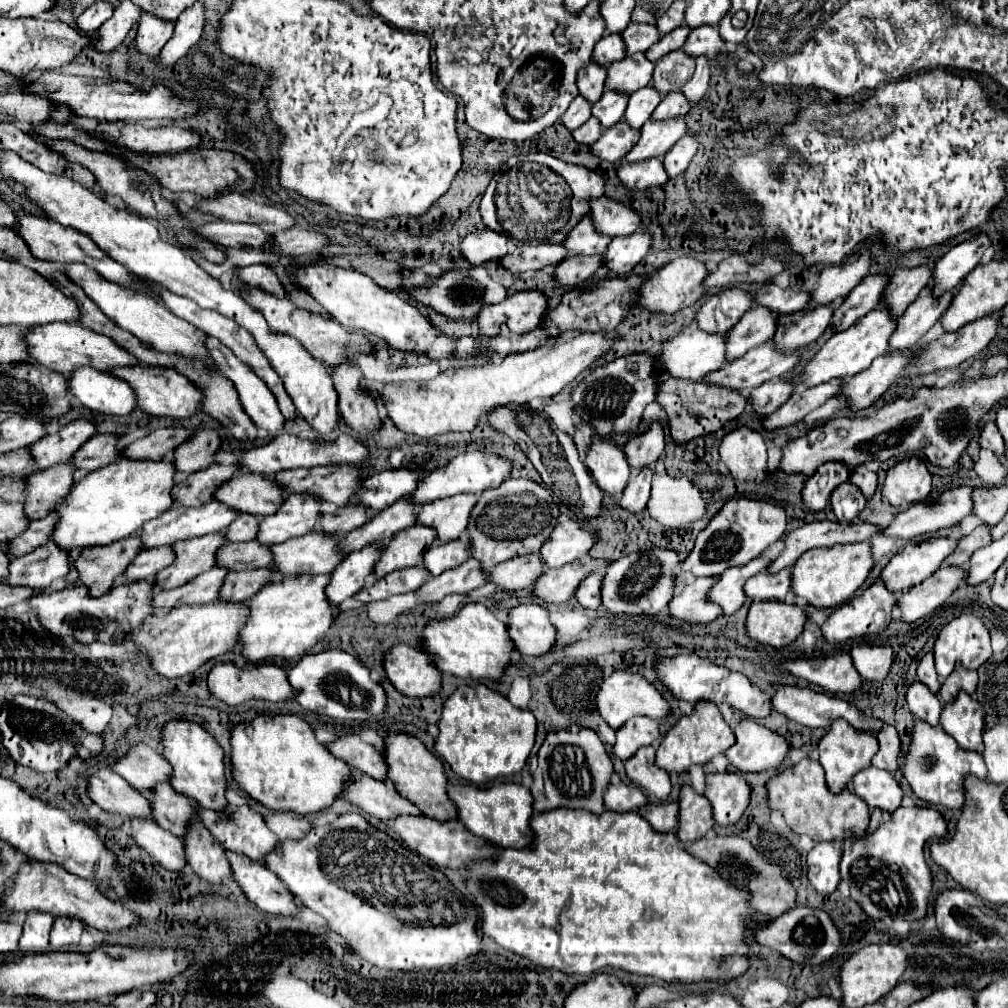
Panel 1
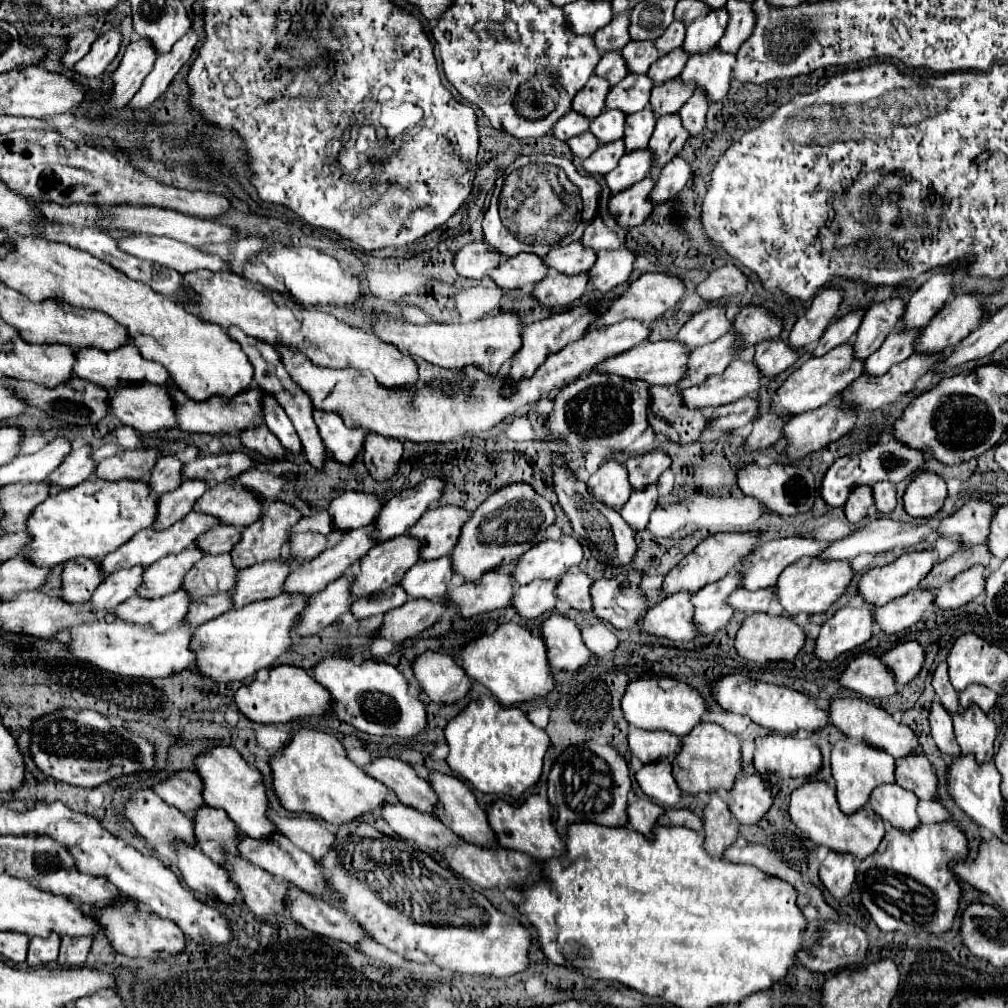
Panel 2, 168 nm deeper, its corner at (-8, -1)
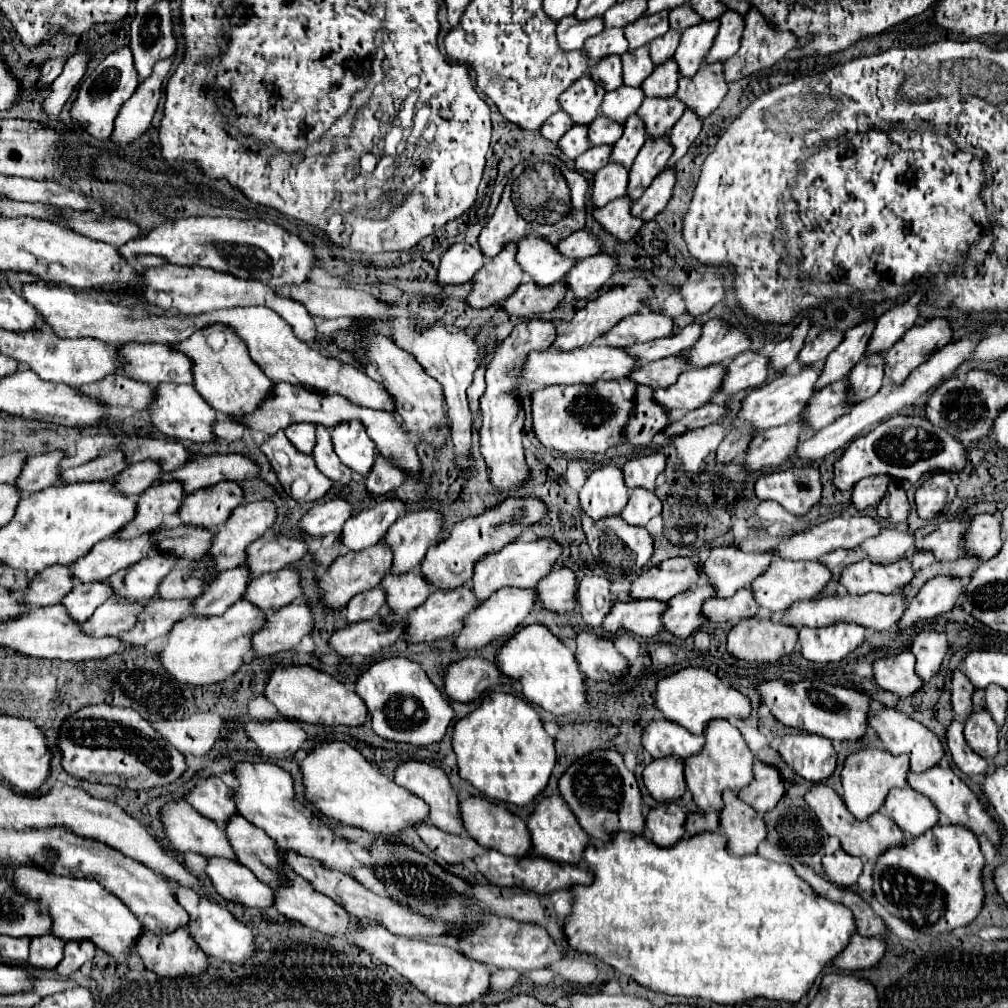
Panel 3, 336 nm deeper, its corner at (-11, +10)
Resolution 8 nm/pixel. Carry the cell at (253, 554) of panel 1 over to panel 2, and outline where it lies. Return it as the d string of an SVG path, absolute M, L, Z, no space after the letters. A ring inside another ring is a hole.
M206 555L200 559L184 577L184 589L192 593L192 597L216 595L220 591L232 589L236 585L240 569L232 569L232 555Z

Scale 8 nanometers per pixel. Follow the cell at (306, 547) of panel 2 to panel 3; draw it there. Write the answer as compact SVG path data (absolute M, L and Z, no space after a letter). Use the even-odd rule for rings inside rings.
M273 536L271 540L255 540L247 546L247 570L251 578L257 578L267 572L277 572L301 560L305 554L303 538L285 538Z

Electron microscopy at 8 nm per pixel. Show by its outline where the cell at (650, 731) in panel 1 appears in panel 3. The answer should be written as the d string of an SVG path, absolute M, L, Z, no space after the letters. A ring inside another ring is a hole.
M667 718L653 720L643 732L643 748L653 758L667 758L667 756L679 756L689 758L699 754L703 750L703 736L695 736L683 726L675 726L675 722L667 722Z

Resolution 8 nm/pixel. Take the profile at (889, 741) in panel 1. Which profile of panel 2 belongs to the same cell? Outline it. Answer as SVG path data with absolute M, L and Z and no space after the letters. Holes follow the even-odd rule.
M912 753L912 757L896 761L896 783L916 793L918 799L934 799L936 775L922 753Z

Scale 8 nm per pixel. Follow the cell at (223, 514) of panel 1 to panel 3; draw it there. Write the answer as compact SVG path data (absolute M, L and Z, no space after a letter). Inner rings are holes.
M143 534L133 540L105 538L97 542L83 558L75 560L69 566L69 570L71 576L81 584L103 582L111 574L145 558L151 552L151 548L153 548L151 534Z

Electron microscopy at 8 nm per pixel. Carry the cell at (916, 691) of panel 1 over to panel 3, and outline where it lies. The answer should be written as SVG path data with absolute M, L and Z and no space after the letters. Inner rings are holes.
M953 720L949 730L947 730L947 744L949 744L949 750L951 750L951 756L953 756L953 762L955 766L967 774L967 776L977 776L977 774L987 774L989 772L989 764L985 758L977 756L965 742L965 736L963 736L963 724L959 720Z

